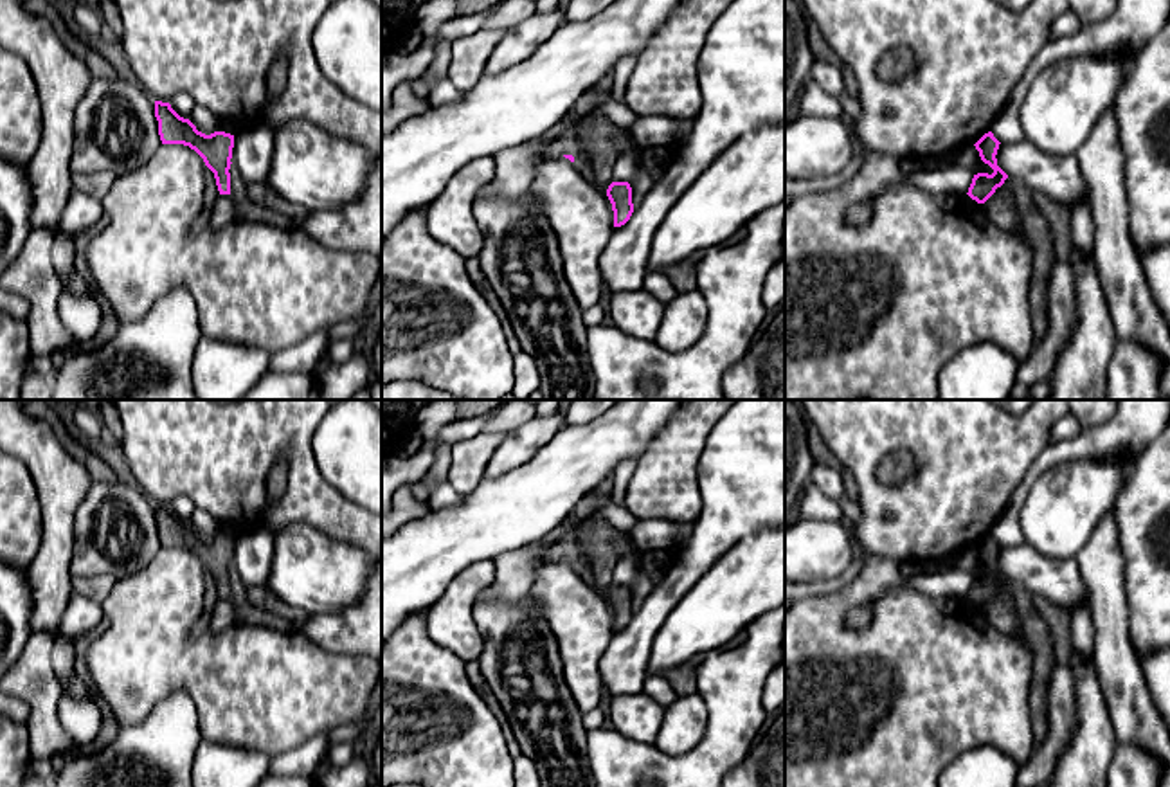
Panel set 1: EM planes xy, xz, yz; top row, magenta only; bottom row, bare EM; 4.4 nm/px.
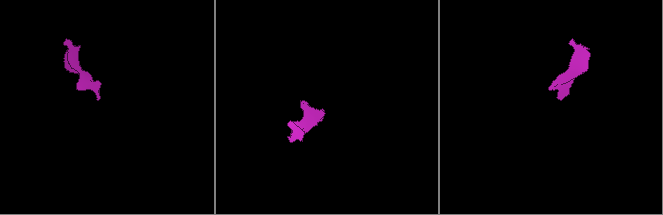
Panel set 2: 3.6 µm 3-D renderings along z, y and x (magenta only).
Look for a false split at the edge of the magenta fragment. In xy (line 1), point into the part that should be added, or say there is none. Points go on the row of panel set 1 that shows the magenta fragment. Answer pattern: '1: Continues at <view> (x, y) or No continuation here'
1: No continuation here

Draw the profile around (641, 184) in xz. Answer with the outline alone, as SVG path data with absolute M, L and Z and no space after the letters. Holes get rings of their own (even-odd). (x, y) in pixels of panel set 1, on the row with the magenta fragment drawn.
M641 169L630 182L632 187L632 204L634 207L639 207L644 196L650 193L650 189L655 185L655 178Z

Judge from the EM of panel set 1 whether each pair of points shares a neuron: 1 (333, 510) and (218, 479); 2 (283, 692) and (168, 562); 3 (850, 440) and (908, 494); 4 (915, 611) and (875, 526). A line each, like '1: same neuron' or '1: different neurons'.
1: same neuron
2: same neuron
3: same neuron
4: different neurons

